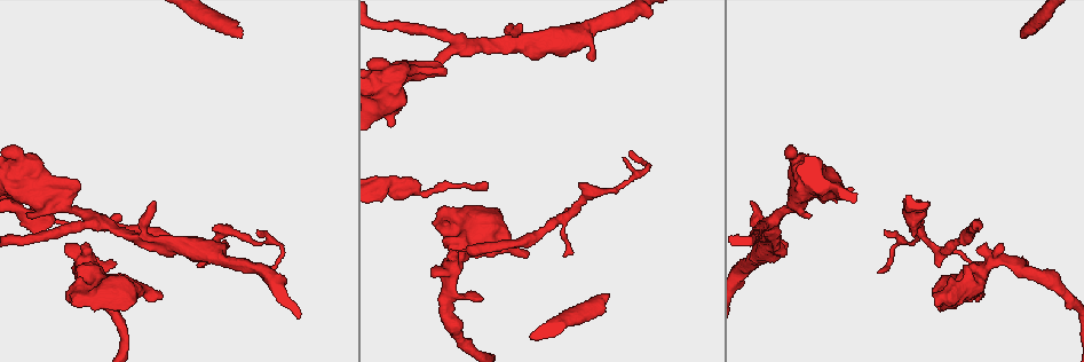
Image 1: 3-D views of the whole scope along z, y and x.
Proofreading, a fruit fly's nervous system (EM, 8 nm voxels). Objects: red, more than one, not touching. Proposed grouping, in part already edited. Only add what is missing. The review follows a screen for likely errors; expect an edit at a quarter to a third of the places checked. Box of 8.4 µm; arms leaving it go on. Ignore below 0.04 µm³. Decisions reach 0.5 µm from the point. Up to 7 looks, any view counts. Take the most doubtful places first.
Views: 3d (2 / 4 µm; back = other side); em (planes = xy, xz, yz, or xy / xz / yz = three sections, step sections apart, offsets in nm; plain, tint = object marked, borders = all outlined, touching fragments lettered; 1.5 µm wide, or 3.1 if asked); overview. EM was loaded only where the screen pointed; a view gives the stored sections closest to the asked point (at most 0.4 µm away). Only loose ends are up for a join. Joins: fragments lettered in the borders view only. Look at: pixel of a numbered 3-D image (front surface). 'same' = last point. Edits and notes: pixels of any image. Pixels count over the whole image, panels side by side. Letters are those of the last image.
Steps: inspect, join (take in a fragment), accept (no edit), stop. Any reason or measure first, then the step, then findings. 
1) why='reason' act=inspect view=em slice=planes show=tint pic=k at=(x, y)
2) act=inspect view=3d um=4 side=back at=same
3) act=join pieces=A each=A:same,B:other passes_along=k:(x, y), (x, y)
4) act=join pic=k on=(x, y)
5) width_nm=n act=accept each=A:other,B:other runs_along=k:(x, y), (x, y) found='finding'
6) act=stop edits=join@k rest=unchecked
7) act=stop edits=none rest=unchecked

why='branch stops here' act=inspect view=3d um=2 side=back pic=1 at=(751, 201)

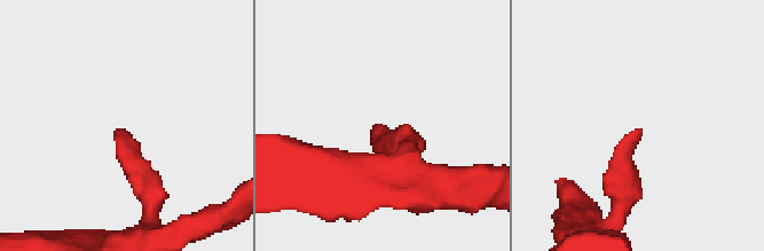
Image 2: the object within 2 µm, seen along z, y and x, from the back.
why='shape alone is not enough' act=inspect view=em slice=planes show=tint pic=2 at=(636, 128)

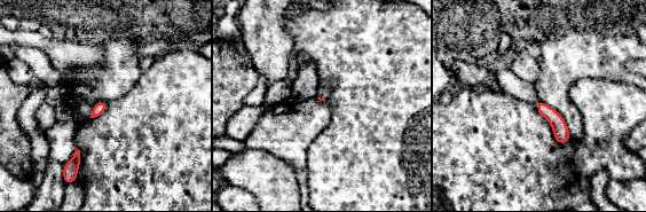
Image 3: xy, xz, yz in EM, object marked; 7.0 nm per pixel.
act=inspect view=em slice=planes show=borders at=same

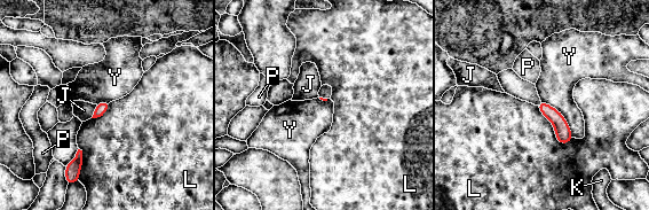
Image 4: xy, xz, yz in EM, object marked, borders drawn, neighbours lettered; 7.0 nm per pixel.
longest_contact=L:360nm act=accept each=J:other,K:other,L:other,P:other,Y:other found='none of them fits'

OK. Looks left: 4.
why='branch stops here' act=inspect view=em slice=xy step=8 show=borders pic=1 at=(787, 248)

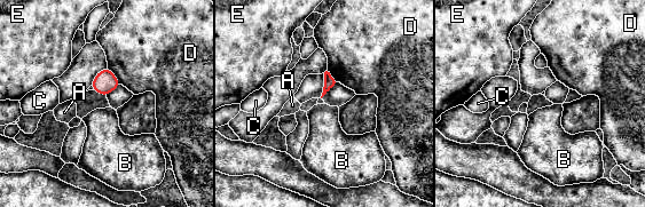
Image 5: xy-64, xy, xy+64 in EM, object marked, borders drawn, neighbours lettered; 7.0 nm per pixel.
longest_contact=D:160nm act=accept each=A:other,B:other,C:other,D:other,E:other border=5:(108, 66), (122, 84) found='no lettered fragment goes on from it'

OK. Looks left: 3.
why='stops while still wide' act=inspect view=em slice=planes show=borders pic=1 at=(29, 216)

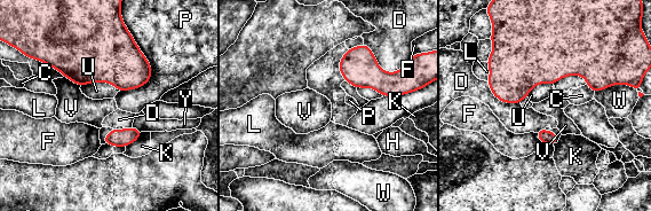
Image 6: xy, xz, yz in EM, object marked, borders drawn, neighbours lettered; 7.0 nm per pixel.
act=accept each=C:other,D:other,F:other,H:other,K:other,L:other,P:other,U:other,V:other,W:other,Y:other border=6:(536, 133), (542, 143) found='no lettered fragment goes on from it'

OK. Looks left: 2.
act=stop edits=none rest=unchecked

